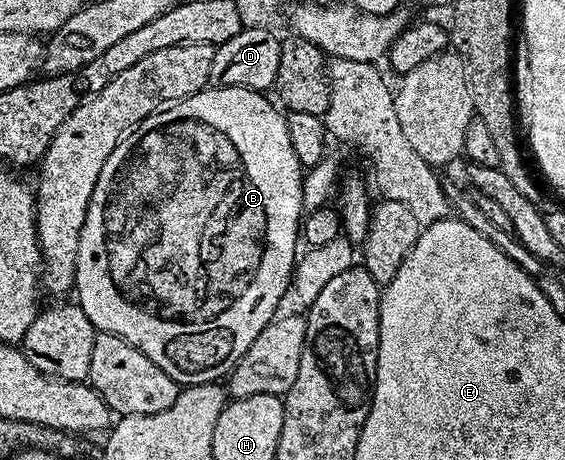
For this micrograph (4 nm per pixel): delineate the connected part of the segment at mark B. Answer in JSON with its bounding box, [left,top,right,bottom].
[73,86,305,387]

